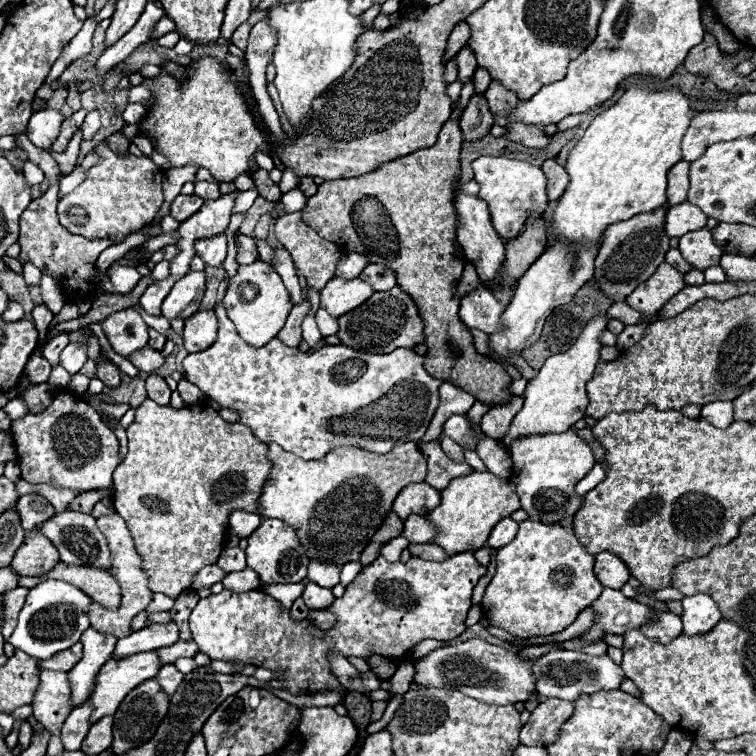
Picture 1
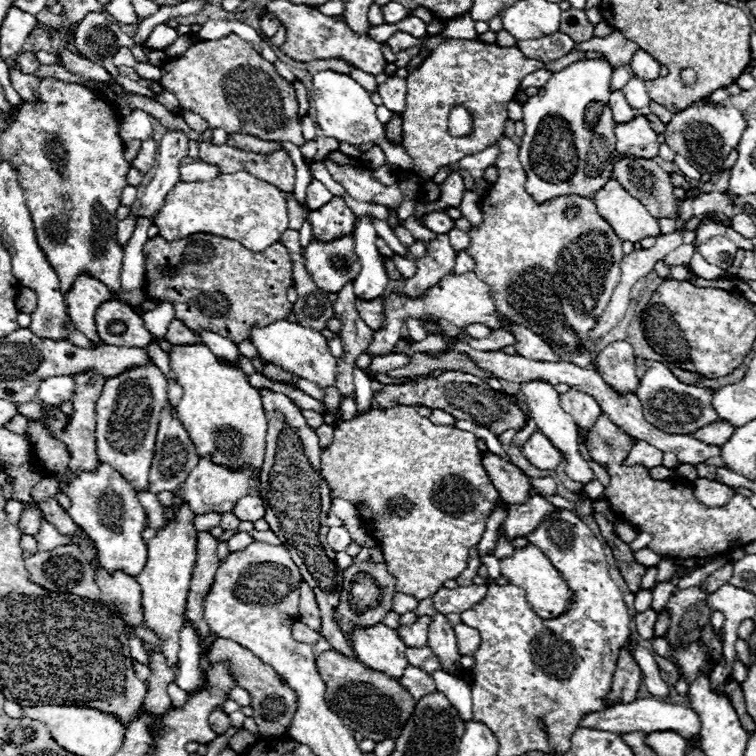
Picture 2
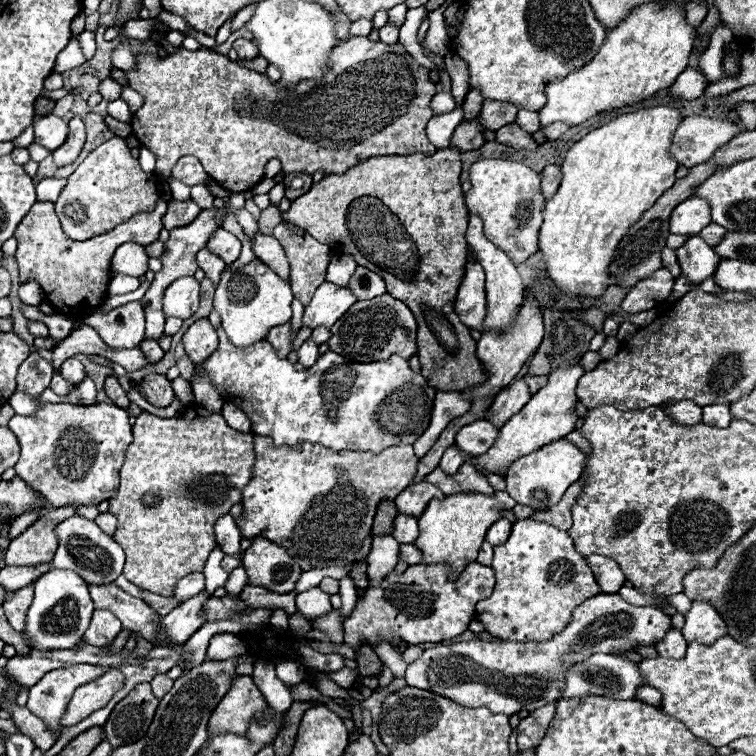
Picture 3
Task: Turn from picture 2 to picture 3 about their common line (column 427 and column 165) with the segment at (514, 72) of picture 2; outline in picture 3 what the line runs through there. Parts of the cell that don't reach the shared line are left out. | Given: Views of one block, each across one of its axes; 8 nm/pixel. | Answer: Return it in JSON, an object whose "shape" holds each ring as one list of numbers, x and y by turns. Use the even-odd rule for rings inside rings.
{"shape":[[352,36,344,42,340,42,332,50,332,72,328,76,324,76,320,80,306,80,304,84,296,86,294,90,280,90,264,74,248,70,248,68,240,66,238,62,232,62,228,56,222,56,222,54,218,54,214,50,208,50,208,48,200,48,200,50,194,50,194,52,178,48,178,52,174,52,174,54,162,58,162,60,156,60,150,54,138,54,136,60,138,60,138,68,132,70,132,72,126,72,126,76,128,76,130,88,144,96,144,106,134,112,132,130,134,130,136,138,156,154,156,174,162,176,162,180,170,178,172,168,176,166,176,162,182,156,196,156,202,162,208,176,214,178,222,188,226,188,230,192,246,192,264,178,264,164,272,158,278,158,282,162,282,172,284,174,300,172,300,174,310,174,312,176,314,172,324,172,328,176,328,174,344,174,348,168,352,168,352,164,360,164,360,162,364,162,372,156,386,156,386,154,390,154,390,156,400,154,402,156,402,154,418,154,418,152,430,156,430,154,436,152,436,146,426,138,426,124,434,116,434,112,430,108,430,102,436,94,436,84,430,82,428,70,424,66,420,66,404,50,404,46,400,42,384,44,384,42,370,42,366,36]]}

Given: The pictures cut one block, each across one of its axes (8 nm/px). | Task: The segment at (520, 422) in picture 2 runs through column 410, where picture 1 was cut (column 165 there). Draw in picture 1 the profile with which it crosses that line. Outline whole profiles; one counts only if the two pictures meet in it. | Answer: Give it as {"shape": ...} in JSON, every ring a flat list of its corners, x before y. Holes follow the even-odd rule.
{"shape":[[150,374,146,378,146,392,148,392,150,400,156,400,156,404,168,404,170,402,170,394,172,394,172,390,164,382,164,378,156,376,156,374]]}

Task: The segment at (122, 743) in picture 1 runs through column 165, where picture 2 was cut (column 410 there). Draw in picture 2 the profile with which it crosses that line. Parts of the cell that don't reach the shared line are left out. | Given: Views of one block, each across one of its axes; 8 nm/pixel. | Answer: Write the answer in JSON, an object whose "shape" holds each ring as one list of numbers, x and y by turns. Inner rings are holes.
{"shape":[[328,650,316,656,320,676,326,684,326,702,340,716,340,720,354,732,360,732,364,738,374,742,392,738,396,740,410,720,416,700,412,694,396,680,372,668,366,668,356,658,348,658,340,652]]}

